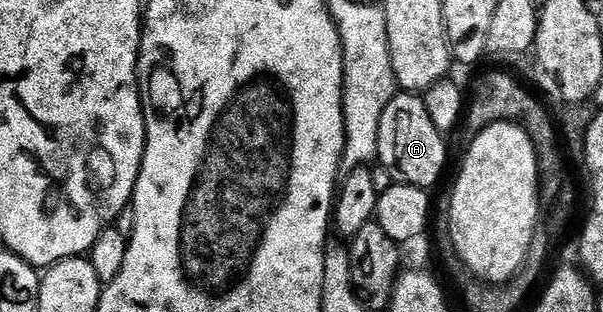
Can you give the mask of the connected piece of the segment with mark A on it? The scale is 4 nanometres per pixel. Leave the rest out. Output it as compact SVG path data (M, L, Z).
M398 93L392 101L388 101L388 109L384 109L384 117L380 117L380 137L378 138L377 162L391 175L391 180L407 183L413 187L430 189L430 186L442 175L446 167L446 143L443 132L432 125L428 117L426 100L418 93Z

